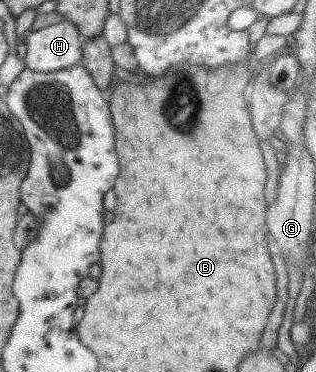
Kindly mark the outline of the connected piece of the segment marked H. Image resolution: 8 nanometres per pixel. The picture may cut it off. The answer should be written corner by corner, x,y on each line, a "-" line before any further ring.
67,19
29,32
24,39
26,56
23,60
27,69
50,72
81,63
83,36

